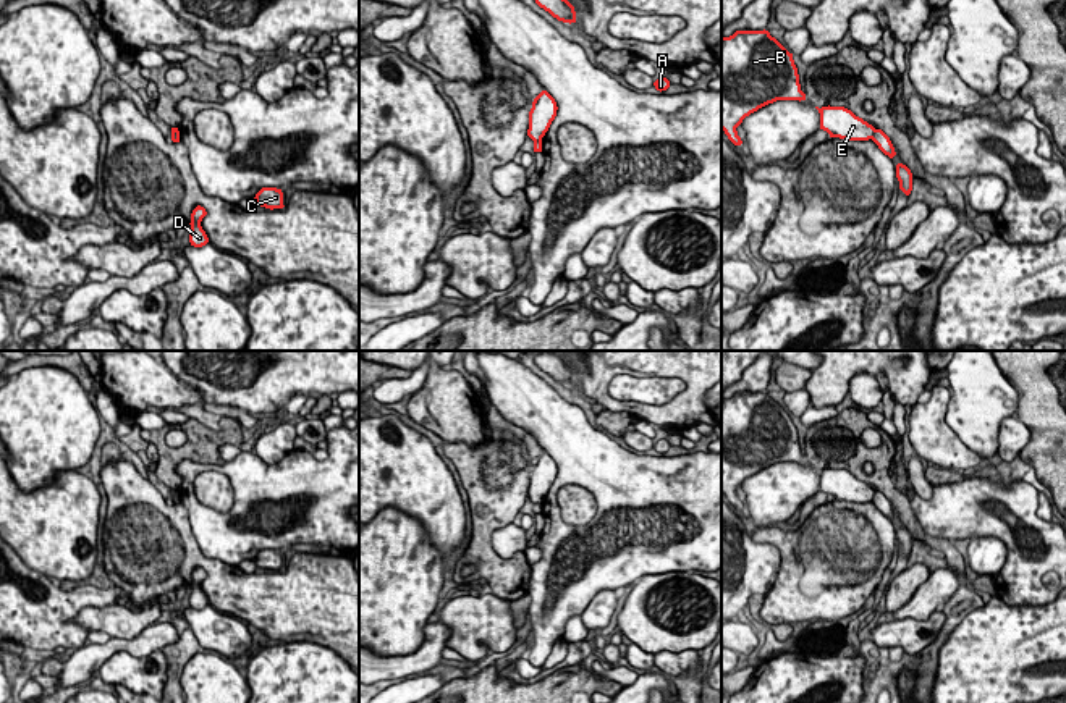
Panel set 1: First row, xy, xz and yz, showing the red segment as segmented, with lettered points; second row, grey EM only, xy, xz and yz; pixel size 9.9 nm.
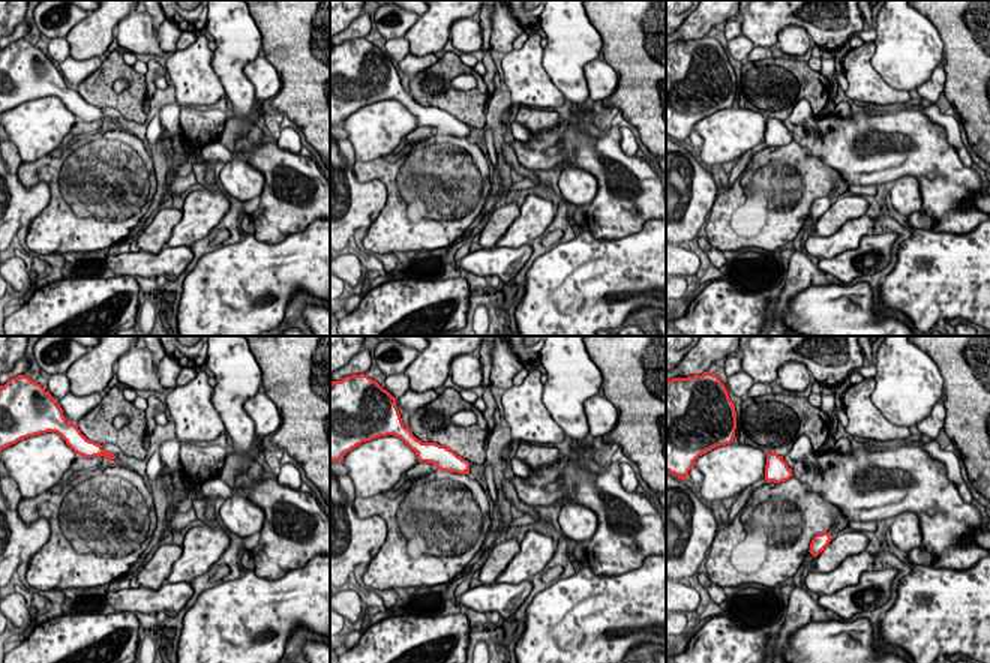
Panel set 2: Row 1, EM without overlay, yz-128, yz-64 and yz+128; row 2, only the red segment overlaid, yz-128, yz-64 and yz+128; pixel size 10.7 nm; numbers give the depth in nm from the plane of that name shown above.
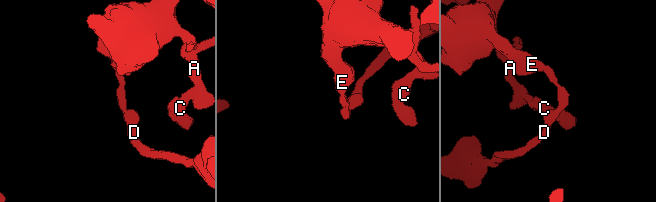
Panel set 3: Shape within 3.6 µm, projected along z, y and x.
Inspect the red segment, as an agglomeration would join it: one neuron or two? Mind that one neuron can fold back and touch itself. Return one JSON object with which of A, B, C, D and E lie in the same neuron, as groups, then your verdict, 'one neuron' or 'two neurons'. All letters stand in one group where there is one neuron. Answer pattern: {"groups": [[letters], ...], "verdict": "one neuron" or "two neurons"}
{"groups": [["A", "B", "C", "E"], ["D"]], "verdict": "two neurons"}

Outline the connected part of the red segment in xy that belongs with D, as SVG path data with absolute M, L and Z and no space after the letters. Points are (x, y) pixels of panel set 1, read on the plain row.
M197 567L191 575L191 595L189 595L189 604L194 609L202 609L209 604L209 600L205 593L201 588L202 580L207 577L205 570Z

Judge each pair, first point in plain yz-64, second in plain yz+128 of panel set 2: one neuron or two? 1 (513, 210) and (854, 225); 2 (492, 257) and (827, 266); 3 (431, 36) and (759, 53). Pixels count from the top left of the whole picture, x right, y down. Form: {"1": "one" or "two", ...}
{"1": "two", "2": "one", "3": "two"}

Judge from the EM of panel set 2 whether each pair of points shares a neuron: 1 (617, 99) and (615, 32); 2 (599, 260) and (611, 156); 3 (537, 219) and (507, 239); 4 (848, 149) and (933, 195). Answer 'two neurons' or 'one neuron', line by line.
1: one neuron
2: two neurons
3: one neuron
4: one neuron

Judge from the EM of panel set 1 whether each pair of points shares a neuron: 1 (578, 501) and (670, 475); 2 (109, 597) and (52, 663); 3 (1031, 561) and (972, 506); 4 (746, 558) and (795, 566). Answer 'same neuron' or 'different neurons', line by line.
1: different neurons
2: different neurons
3: same neuron
4: different neurons

